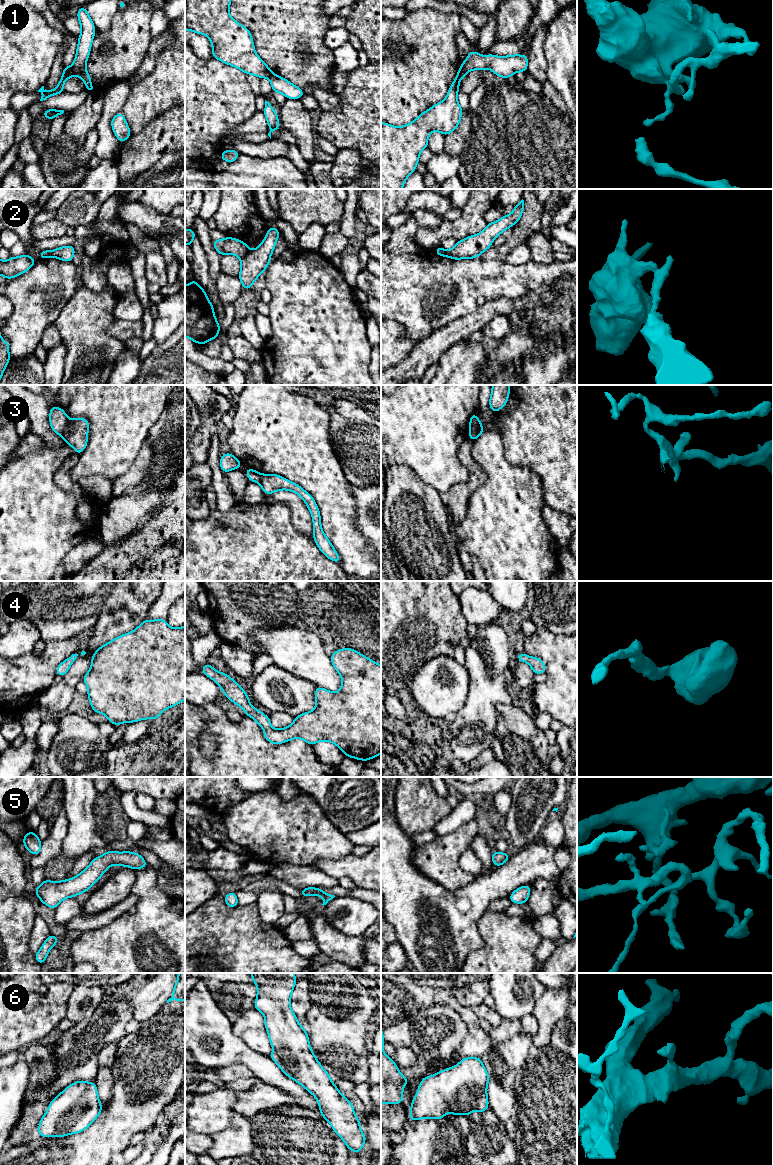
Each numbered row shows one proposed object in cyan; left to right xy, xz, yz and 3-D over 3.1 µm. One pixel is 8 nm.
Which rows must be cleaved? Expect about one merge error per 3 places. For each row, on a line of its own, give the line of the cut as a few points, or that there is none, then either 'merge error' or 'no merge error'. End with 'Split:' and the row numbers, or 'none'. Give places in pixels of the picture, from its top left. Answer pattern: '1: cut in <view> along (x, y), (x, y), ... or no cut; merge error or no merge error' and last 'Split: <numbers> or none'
1: cut in xy along (70, 67), (75, 74); merge error
2: cut in xz along (250, 251), (241, 258); merge error
3: cut in xy along (69, 420), (61, 435); merge error
4: no cut; no merge error
5: no cut; no merge error
6: no cut; no merge error
Split: 1, 2, 3

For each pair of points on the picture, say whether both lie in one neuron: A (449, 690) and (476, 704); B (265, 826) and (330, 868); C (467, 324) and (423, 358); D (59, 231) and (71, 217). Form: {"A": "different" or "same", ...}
{"A": "different", "B": "different", "C": "same", "D": "different"}

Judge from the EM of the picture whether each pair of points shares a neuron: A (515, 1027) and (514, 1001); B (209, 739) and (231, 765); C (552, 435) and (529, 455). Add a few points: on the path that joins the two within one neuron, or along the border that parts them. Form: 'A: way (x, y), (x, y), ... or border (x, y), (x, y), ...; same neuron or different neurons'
A: border (503, 1018), (519, 1019); different neurons
B: border (204, 731), (199, 736), (199, 749), (211, 759); different neurons
C: way (546, 438), (535, 449); same neuron

